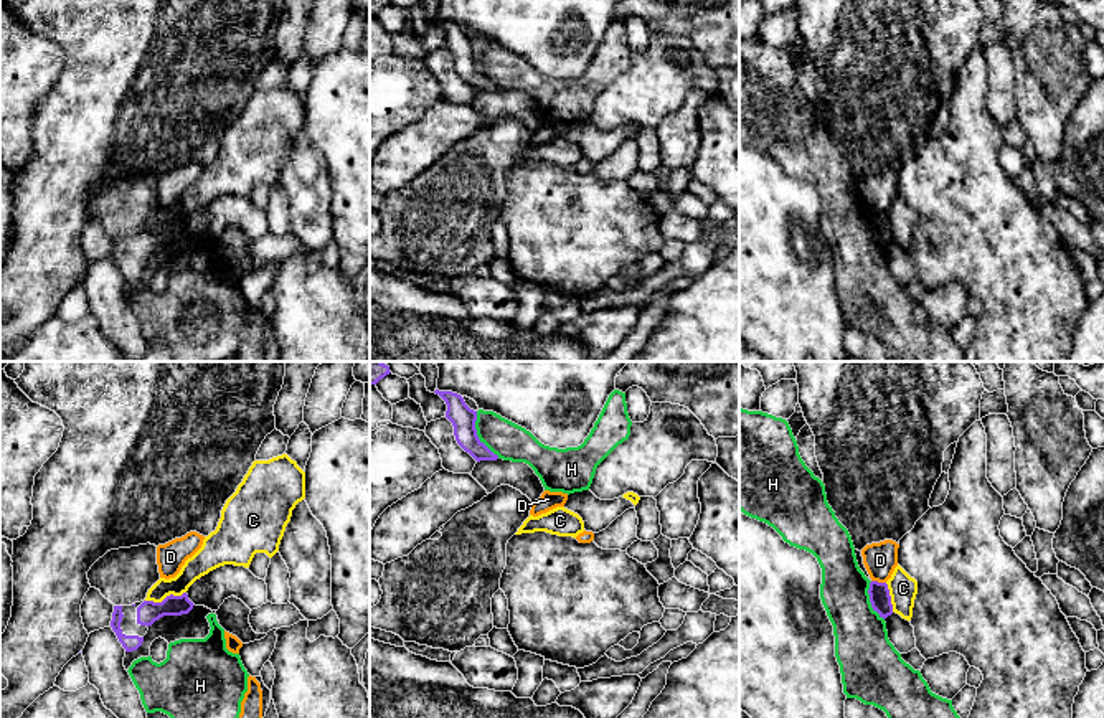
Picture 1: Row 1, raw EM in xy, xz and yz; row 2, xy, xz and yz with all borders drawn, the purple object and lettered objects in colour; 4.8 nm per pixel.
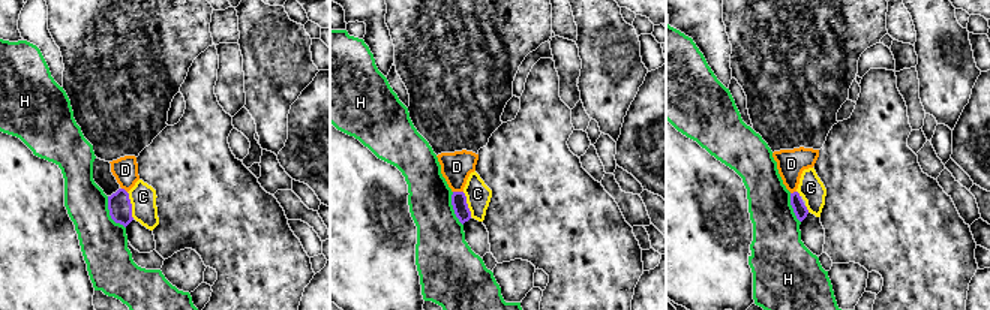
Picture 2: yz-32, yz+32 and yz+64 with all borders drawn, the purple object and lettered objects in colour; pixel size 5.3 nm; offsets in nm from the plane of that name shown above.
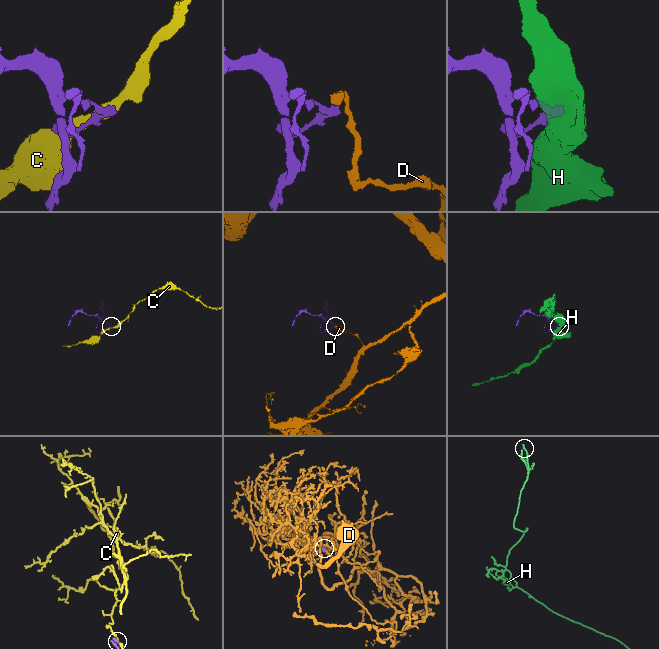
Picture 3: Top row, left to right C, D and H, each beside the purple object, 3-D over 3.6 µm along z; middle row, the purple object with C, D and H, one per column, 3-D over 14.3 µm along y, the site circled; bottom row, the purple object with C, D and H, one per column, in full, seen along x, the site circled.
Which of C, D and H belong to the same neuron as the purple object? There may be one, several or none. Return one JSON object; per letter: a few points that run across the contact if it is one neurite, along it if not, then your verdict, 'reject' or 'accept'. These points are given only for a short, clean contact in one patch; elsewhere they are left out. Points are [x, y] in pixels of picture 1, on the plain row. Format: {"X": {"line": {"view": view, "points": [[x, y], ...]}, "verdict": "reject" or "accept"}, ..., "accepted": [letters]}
{"C": {"verdict": "reject"}, "D": {"line": {"view": "yz", "points": [[872, 210], [885, 213]]}, "verdict": "reject"}, "H": {"verdict": "reject"}, "accepted": []}

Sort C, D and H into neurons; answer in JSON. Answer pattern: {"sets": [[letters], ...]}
{"sets": [["C"], ["D"], ["H"]]}

